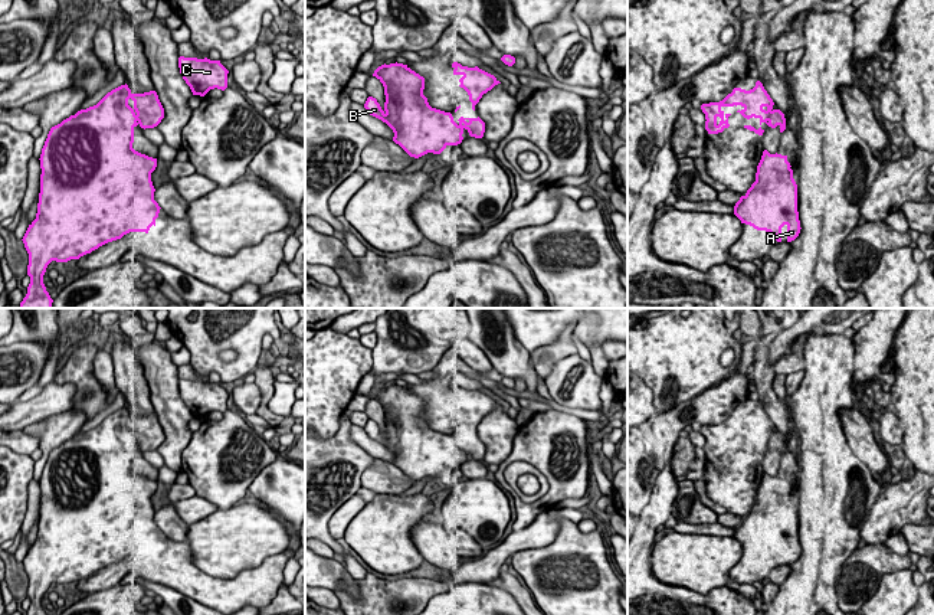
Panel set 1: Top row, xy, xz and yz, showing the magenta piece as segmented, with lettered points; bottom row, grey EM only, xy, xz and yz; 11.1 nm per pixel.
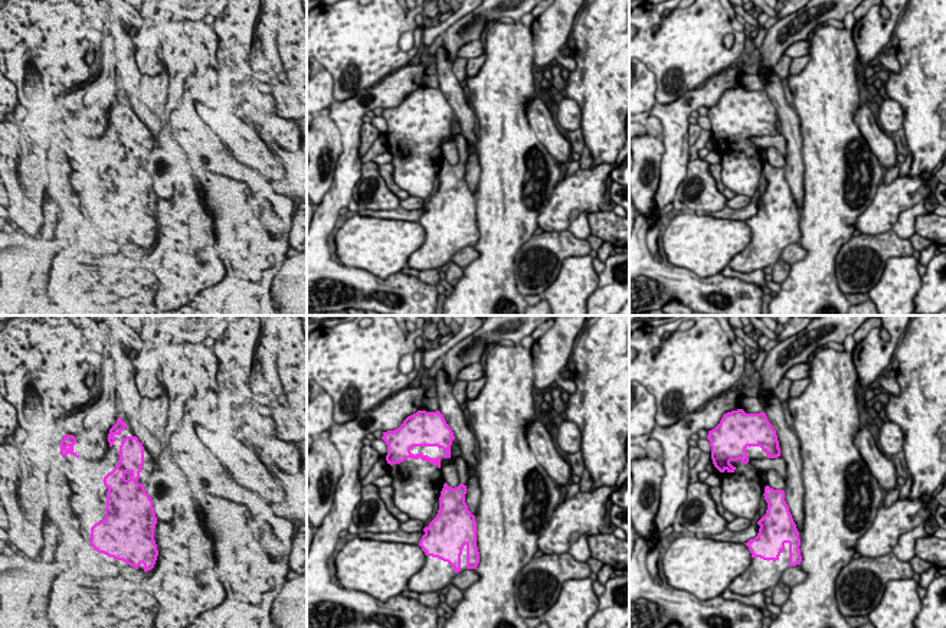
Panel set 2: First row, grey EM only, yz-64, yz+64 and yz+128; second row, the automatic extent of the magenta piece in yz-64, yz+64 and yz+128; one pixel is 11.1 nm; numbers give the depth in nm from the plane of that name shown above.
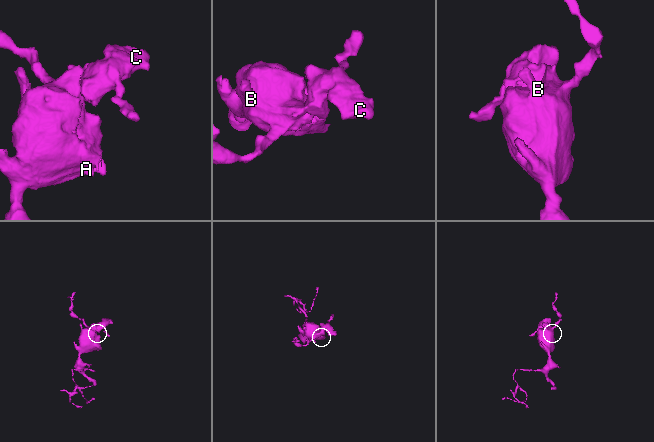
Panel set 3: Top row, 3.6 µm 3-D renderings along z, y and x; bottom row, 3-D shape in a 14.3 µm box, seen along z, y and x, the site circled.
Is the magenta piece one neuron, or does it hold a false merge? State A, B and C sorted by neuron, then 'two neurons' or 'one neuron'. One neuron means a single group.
A B C | one neuron

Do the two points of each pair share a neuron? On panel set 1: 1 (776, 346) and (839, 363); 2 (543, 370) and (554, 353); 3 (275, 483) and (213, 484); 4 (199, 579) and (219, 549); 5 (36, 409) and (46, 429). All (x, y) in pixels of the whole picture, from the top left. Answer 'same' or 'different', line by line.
1: different
2: same
3: different
4: different
5: different

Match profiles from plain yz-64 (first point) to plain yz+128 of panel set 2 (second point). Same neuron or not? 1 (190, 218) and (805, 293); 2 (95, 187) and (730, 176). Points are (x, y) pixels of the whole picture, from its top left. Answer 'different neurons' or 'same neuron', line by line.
1: same neuron
2: same neuron

